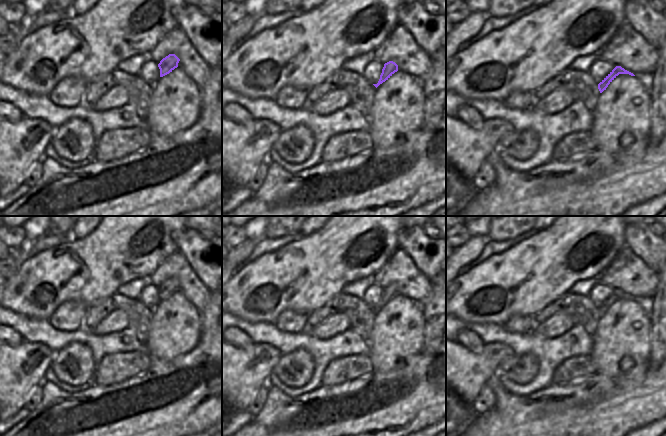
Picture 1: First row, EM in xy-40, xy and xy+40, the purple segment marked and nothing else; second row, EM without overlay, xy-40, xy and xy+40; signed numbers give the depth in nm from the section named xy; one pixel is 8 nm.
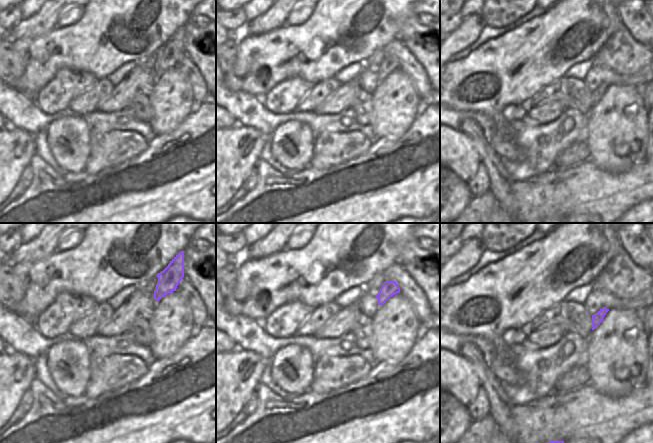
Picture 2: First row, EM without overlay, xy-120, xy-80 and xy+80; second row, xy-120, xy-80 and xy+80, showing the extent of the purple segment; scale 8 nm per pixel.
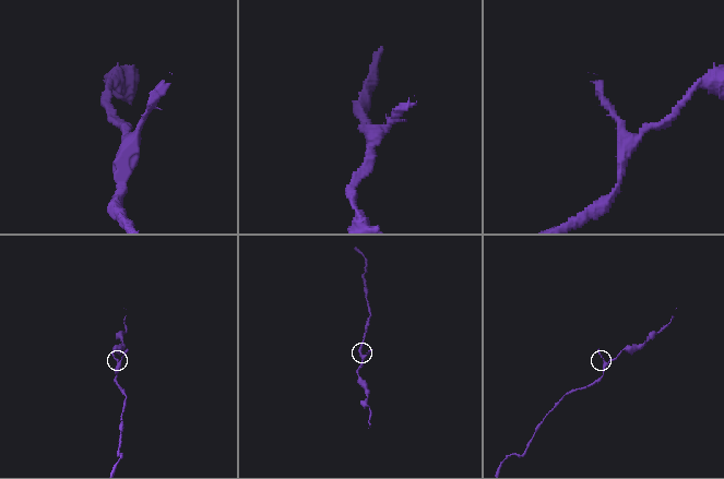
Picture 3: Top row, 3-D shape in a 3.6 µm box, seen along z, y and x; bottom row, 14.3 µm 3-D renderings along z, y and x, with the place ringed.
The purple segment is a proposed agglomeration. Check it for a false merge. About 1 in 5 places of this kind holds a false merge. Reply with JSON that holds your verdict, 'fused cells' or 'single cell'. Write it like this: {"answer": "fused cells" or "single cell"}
{"answer": "single cell"}

